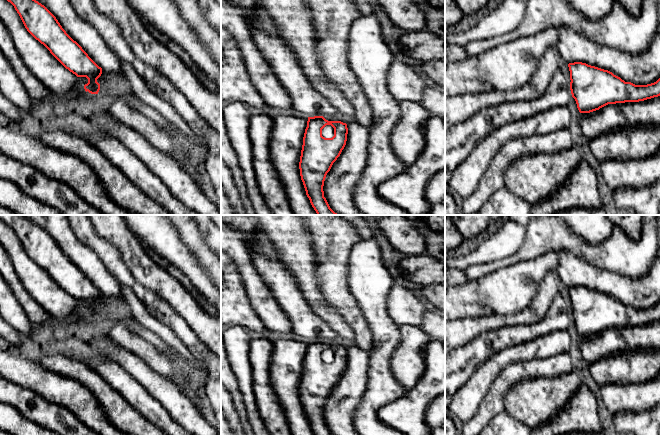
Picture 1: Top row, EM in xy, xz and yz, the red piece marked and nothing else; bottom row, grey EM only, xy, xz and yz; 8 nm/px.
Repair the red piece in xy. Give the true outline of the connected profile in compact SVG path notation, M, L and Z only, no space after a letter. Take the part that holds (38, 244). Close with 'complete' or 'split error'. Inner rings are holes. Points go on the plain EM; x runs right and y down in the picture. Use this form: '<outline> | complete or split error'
M0 215L0 220L10 226L19 238L27 255L70 296L86 301L85 315L98 318L97 303L102 298L99 291L62 252L56 241L41 227L22 215Z | complete

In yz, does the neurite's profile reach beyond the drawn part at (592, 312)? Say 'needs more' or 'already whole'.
already whole

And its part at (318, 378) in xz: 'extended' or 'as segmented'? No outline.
as segmented

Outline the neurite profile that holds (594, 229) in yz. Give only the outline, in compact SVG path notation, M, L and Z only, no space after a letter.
M555 215L585 242L600 244L610 236L613 224L607 215Z

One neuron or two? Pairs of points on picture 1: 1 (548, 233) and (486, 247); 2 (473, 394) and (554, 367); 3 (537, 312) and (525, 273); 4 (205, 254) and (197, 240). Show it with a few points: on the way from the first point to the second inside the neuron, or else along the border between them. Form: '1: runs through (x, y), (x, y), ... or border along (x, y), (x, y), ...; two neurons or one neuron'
1: border along (526, 226), (524, 241), (521, 247), (509, 256); two neurons
2: border along (503, 368), (477, 408); two neurons
3: border along (544, 276), (532, 300), (516, 313); two neurons
4: runs through (202, 251), (197, 246), (197, 243); one neuron

